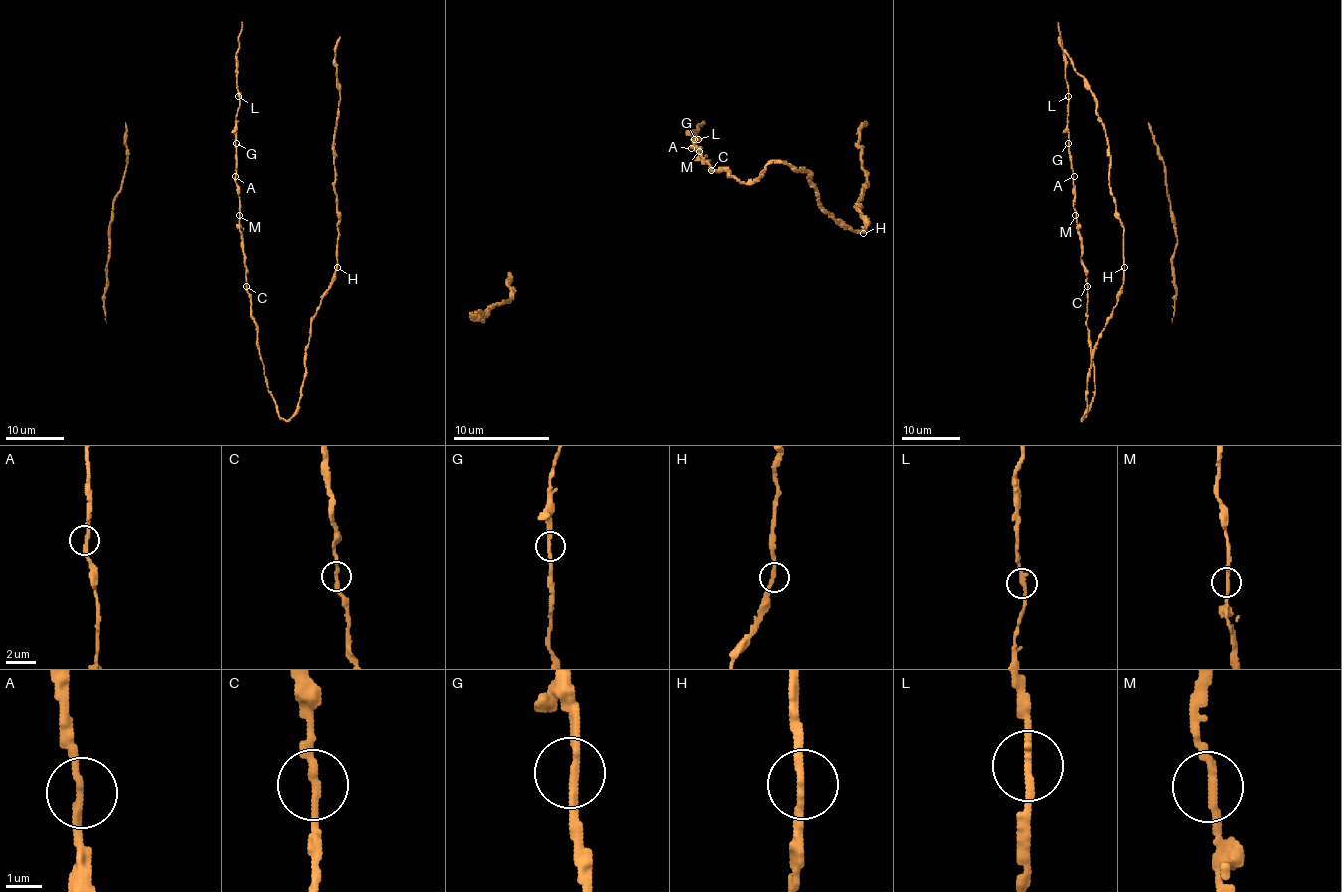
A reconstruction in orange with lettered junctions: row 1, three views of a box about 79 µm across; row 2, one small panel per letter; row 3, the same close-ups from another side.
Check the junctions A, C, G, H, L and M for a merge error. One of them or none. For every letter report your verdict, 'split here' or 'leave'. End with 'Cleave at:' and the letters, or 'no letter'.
A: leave
C: leave
G: leave
H: leave
L: leave
M: leave
Cleave at: no letter

